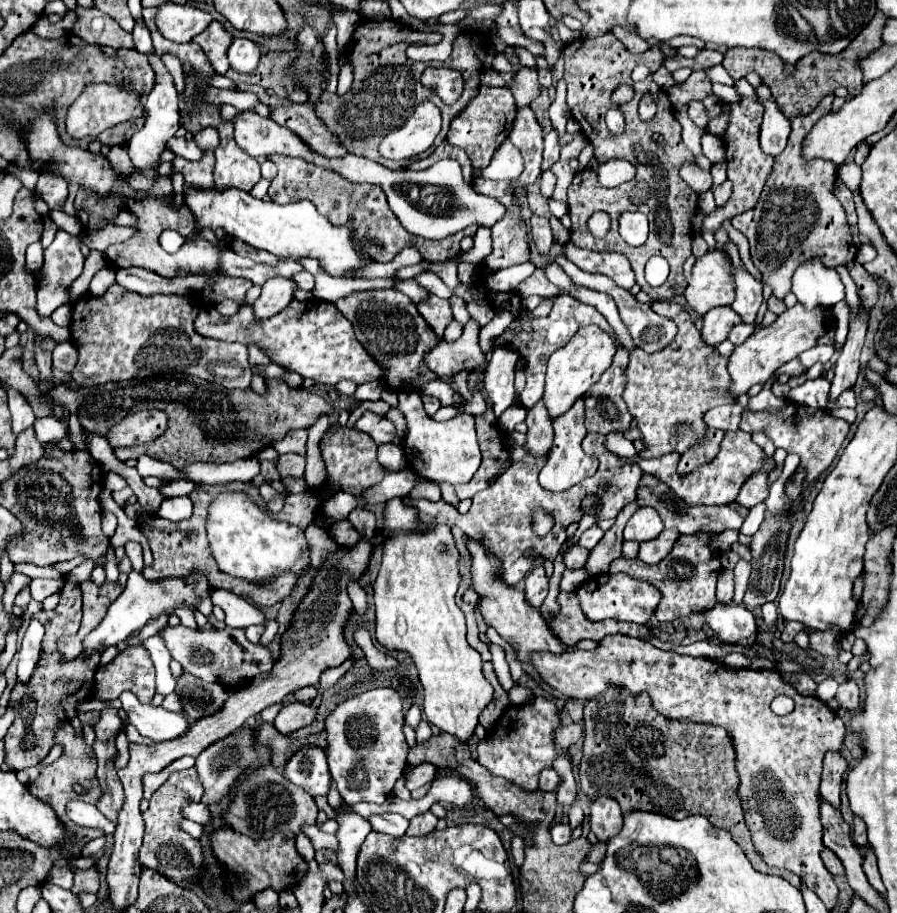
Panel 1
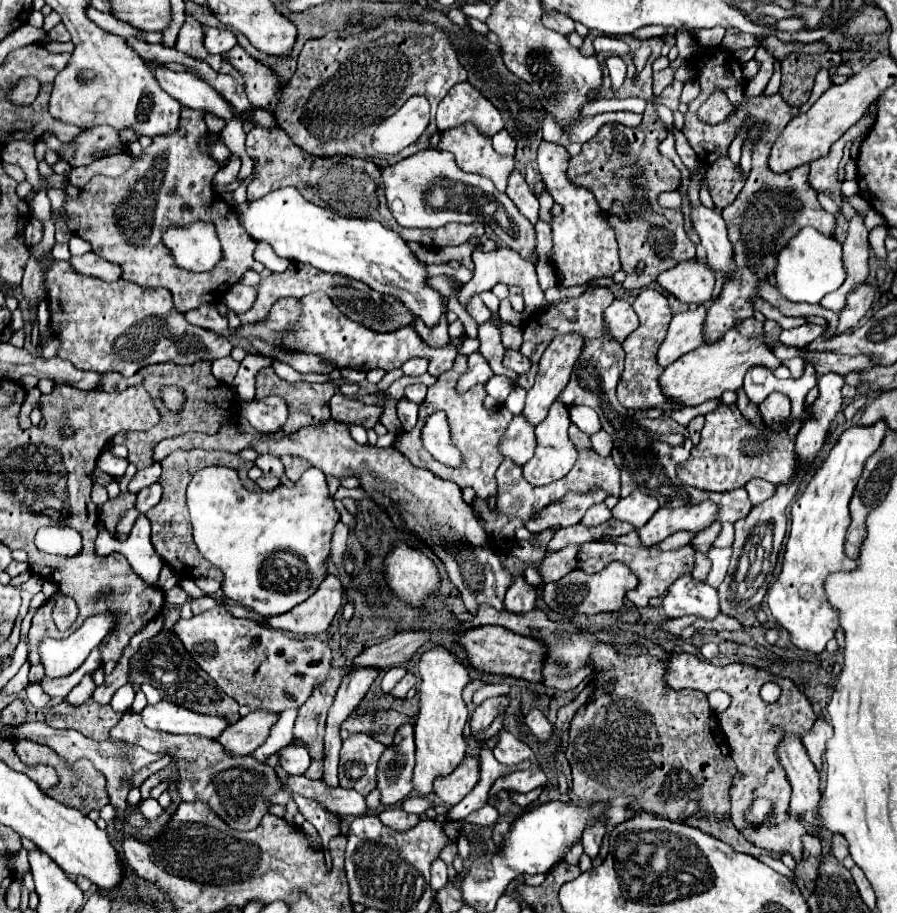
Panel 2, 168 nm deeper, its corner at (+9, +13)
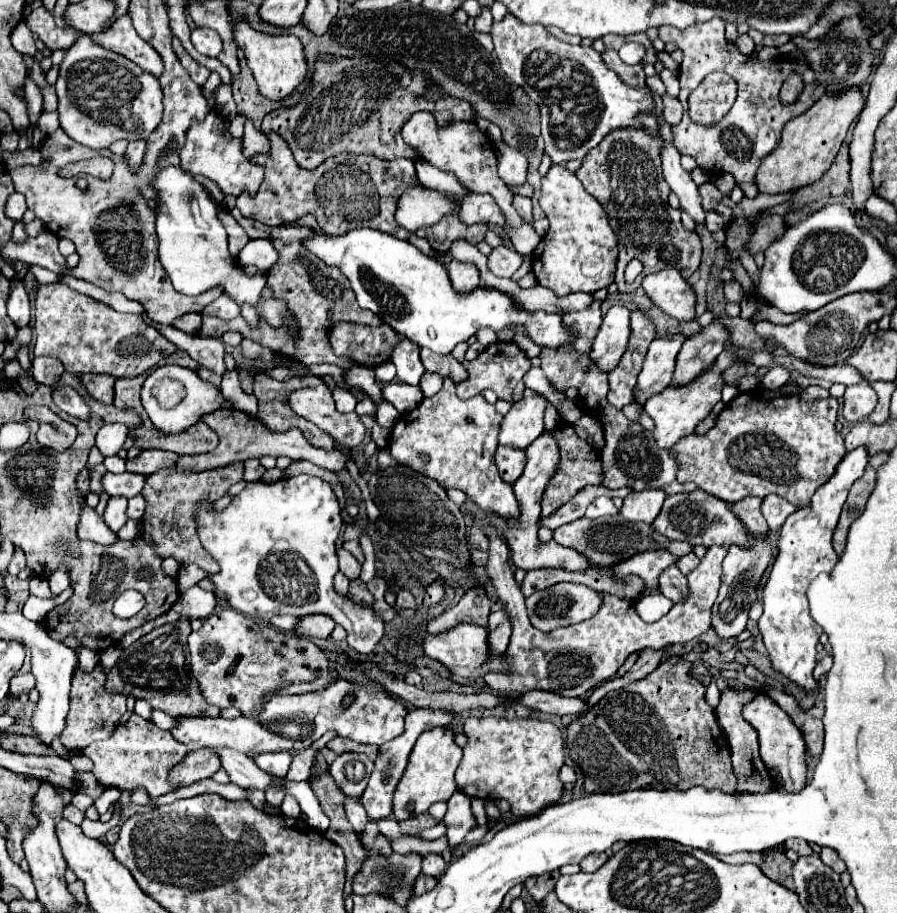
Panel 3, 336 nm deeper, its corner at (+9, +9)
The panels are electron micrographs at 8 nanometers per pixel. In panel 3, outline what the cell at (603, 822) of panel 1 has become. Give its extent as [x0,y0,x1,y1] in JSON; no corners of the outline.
[580,854,608,872]

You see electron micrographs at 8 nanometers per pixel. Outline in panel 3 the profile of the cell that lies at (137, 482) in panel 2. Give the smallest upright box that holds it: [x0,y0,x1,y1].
[102,472,146,498]

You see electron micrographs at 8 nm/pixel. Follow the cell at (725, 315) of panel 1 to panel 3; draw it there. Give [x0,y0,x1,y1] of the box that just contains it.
[634,336,684,406]

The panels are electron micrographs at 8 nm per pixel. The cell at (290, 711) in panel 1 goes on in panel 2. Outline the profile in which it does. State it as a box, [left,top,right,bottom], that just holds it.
[218,712,278,756]

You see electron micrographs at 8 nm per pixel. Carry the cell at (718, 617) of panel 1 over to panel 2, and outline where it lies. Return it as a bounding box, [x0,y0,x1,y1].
[664,576,720,620]

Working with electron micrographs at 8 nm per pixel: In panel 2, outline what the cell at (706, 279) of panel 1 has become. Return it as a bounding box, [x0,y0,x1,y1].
[658,258,716,304]

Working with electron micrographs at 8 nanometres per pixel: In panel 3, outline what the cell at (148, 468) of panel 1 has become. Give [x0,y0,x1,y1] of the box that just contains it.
[104,456,126,474]

